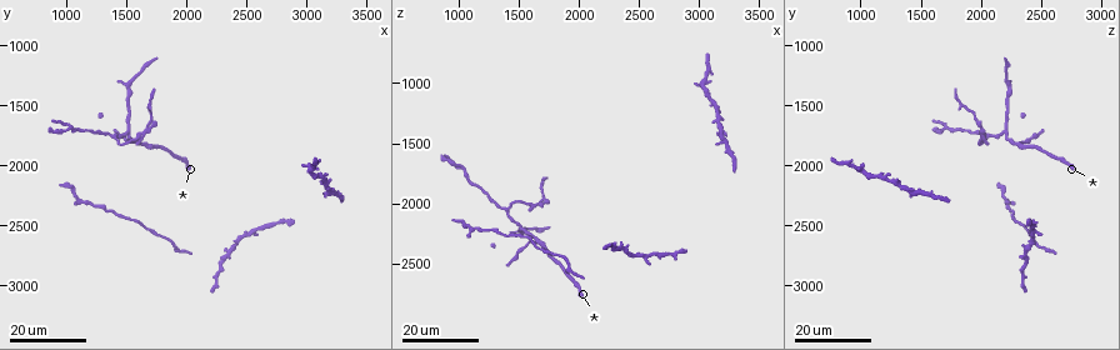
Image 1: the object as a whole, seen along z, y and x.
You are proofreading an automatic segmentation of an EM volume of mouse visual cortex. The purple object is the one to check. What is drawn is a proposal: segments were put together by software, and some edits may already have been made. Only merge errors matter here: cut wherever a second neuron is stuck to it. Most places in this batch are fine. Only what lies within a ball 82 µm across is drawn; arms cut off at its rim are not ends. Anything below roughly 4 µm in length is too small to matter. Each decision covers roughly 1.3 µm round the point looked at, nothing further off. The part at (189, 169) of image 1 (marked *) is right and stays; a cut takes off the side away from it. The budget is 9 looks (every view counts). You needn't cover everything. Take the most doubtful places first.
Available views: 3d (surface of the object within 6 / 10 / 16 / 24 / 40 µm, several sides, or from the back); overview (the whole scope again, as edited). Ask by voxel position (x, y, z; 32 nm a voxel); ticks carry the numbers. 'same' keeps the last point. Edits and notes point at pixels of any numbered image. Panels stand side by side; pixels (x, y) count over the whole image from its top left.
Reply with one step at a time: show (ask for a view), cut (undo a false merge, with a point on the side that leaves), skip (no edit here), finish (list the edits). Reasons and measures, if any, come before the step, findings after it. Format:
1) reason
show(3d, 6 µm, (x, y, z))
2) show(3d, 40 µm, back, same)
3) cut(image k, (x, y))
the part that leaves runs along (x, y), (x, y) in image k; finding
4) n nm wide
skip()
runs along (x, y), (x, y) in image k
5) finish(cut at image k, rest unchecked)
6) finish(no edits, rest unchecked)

arms part here
show(3d, 16 µm, (1640, 1820, 2320))

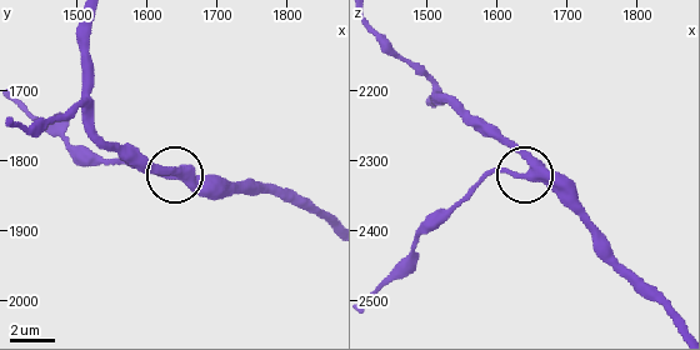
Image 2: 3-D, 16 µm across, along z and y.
show(3d, 6 µm, (1655, 1810, 2310))

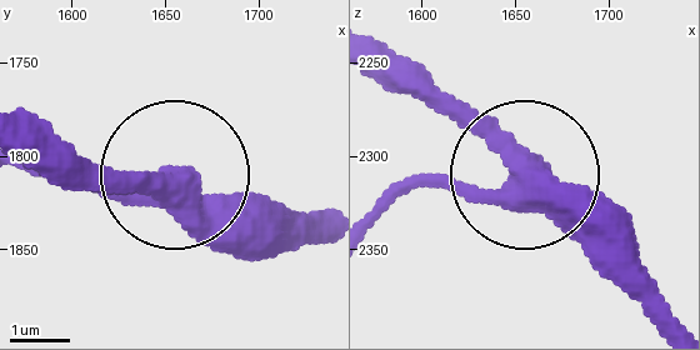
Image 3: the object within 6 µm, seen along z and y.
skip()
runs along (679, 324), (530, 180), (386, 189) in image 3; all the same neuron

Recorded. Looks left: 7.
arms part here
show(3d, 16 µm, (1040, 1680, 1700))

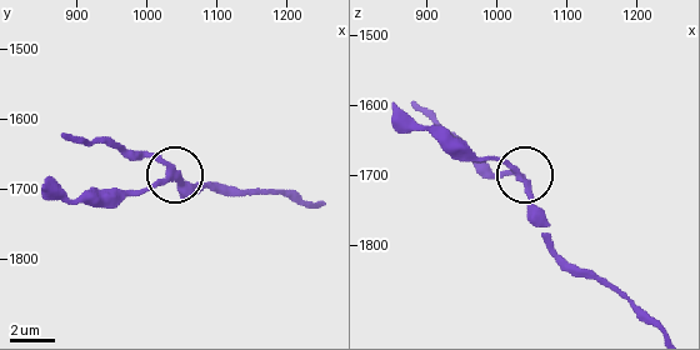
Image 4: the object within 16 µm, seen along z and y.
zoom in
show(3d, 10 µm, (1030, 1675, 1700))

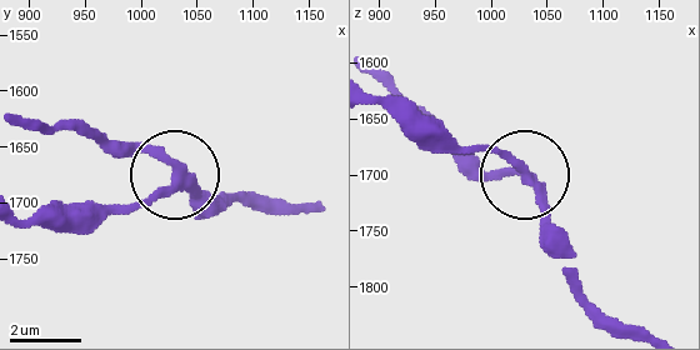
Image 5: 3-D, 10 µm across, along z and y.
240 nm wide
skip()
runs along (286, 211), (211, 203), (153, 155), (101, 134) in image 5; one neuron here

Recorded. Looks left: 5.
three arms meet
show(3d, 24 µm, (1380, 1760, 2060))

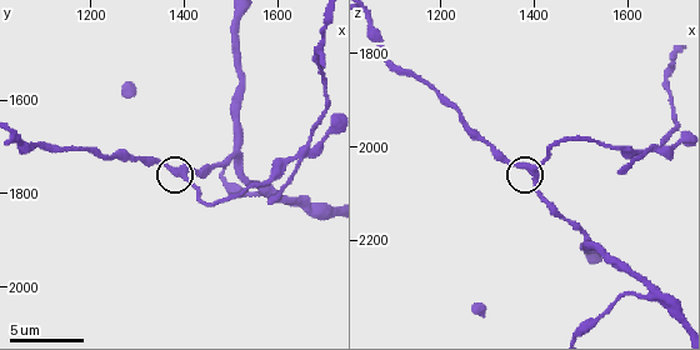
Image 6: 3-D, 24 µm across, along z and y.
show(3d, 10 µm, (1395, 1760, 2045))

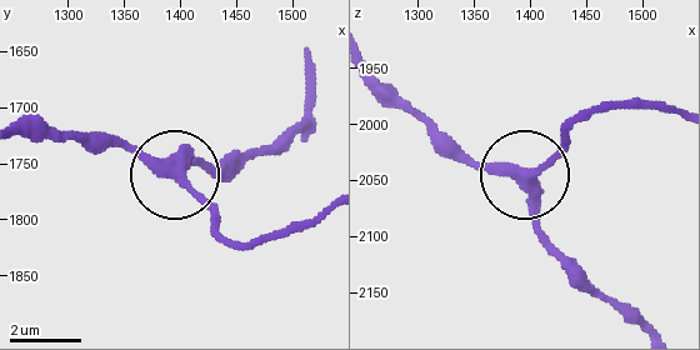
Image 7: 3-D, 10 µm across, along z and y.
skip()
runs along (640, 328), (550, 239), (529, 179), (583, 116) in image 7; continuous, no second neuron

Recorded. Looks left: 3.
three-way junction
show(3d, 10 µm, (1510, 1720, 2200))

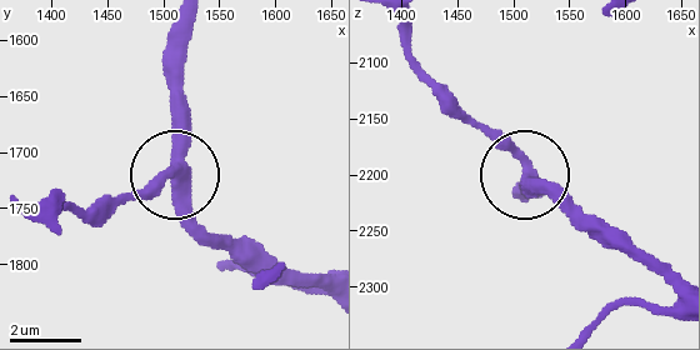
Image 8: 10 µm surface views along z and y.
skip()
continuous, no second neuron

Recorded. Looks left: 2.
finish(no edits, rest unchecked)

